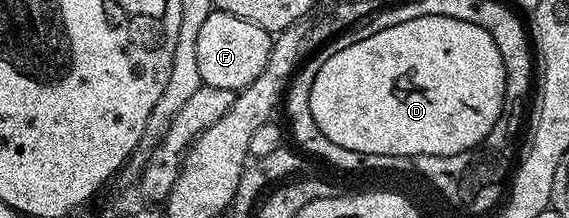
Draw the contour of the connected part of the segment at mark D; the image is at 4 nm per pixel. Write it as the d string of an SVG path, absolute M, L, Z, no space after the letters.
M422 16L337 50L317 70L309 109L329 142L359 151L362 156L452 156L477 147L493 130L503 112L506 81L501 50L481 26L457 18Z

